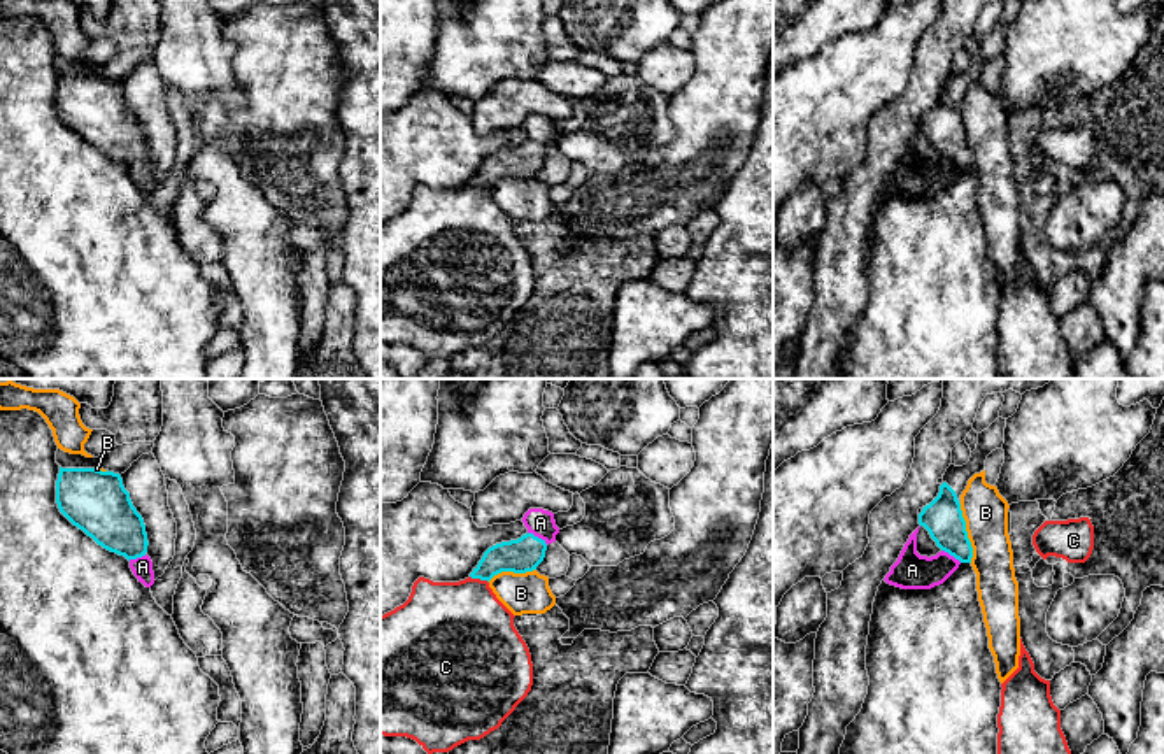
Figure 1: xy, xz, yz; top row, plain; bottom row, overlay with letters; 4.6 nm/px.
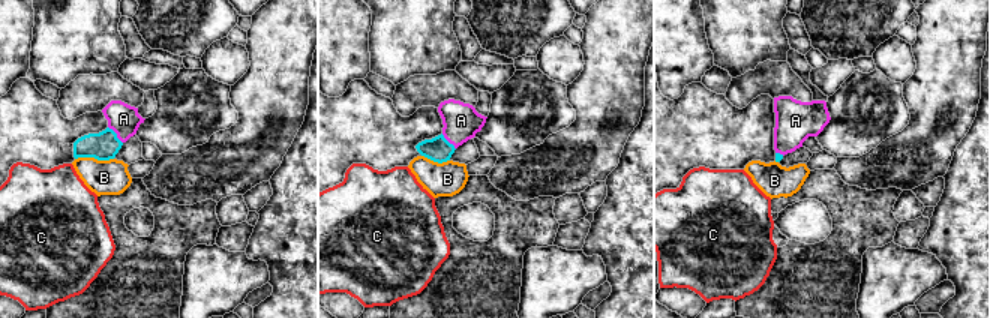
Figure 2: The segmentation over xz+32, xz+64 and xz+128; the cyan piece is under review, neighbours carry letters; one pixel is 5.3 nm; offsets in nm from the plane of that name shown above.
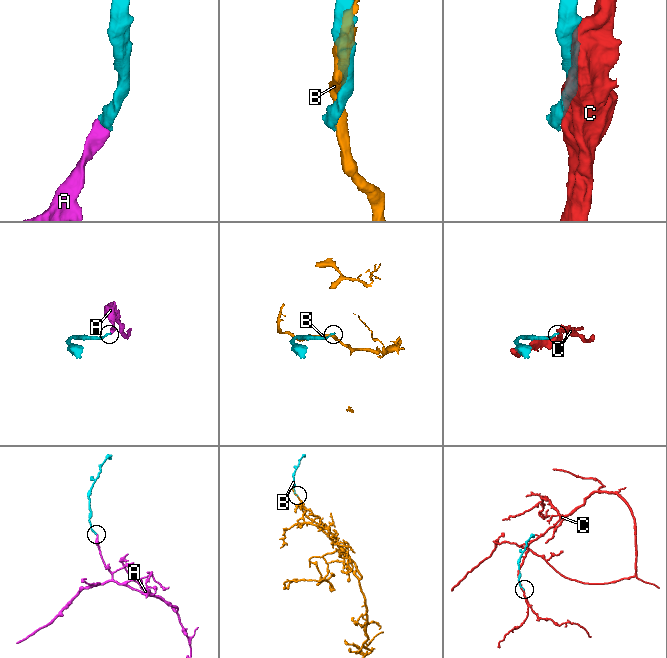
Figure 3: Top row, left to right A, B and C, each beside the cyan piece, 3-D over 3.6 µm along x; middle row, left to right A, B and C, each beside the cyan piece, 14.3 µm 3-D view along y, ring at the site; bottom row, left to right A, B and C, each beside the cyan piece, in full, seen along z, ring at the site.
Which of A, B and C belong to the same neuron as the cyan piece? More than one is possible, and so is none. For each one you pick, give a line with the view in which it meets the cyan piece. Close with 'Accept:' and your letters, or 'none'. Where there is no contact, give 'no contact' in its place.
A: xz
Accept: A

